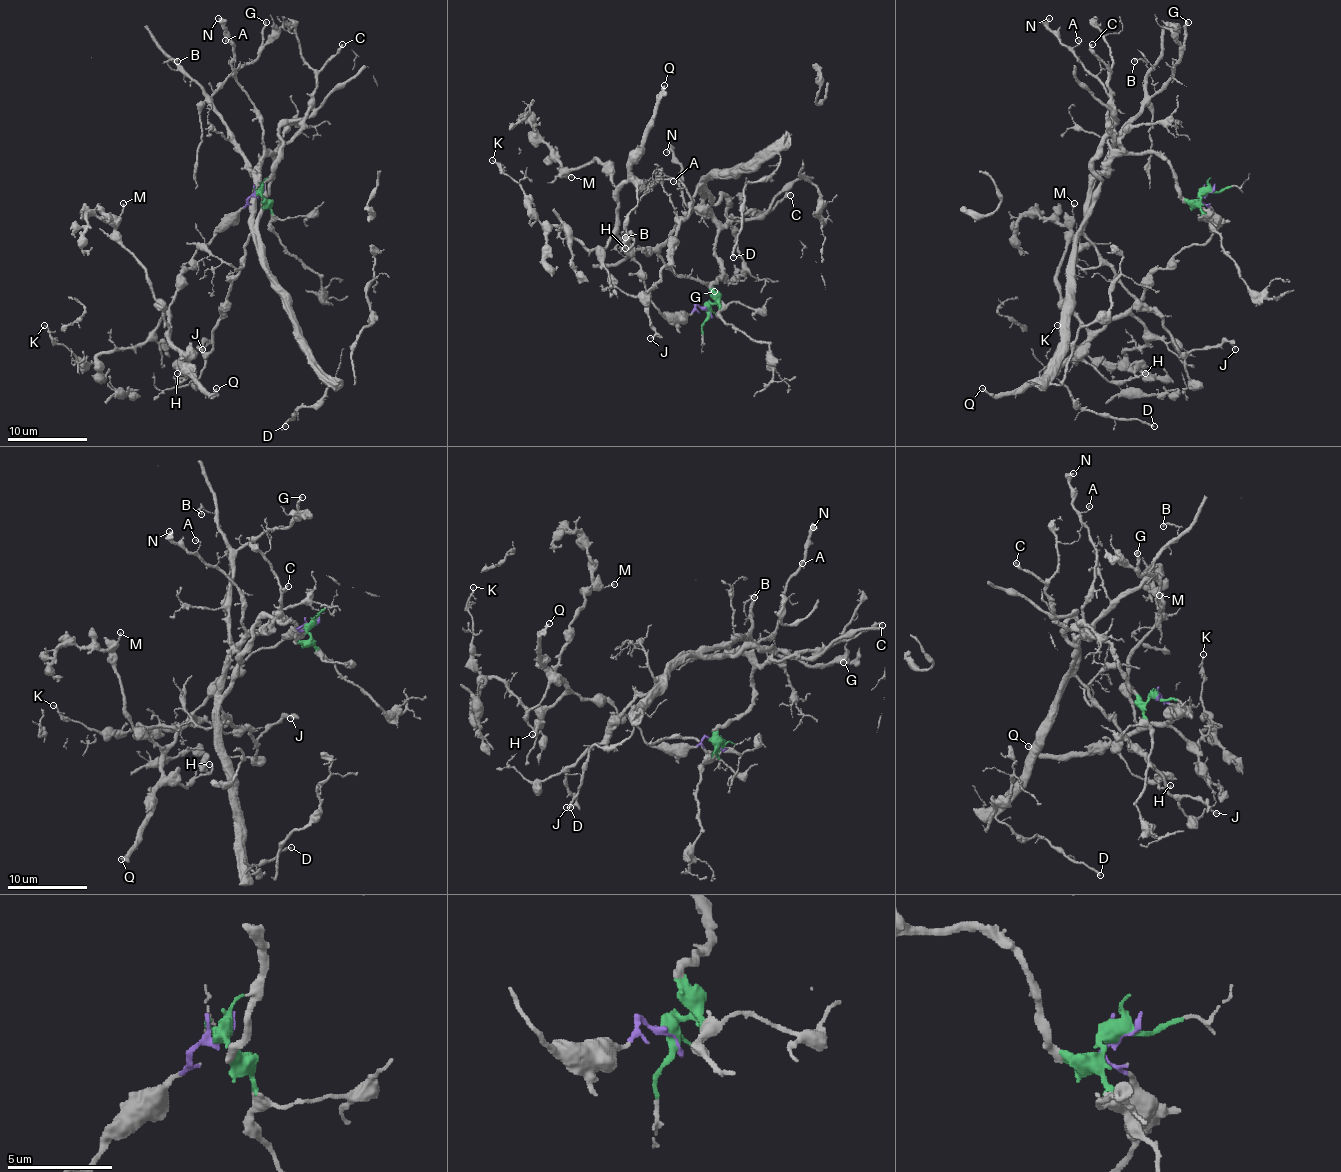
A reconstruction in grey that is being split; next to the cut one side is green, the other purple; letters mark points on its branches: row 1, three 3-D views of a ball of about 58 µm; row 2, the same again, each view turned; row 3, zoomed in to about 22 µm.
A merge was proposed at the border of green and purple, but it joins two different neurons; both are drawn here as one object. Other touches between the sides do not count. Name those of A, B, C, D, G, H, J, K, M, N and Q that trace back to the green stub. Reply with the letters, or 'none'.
A, B, C, D, G, J, N

